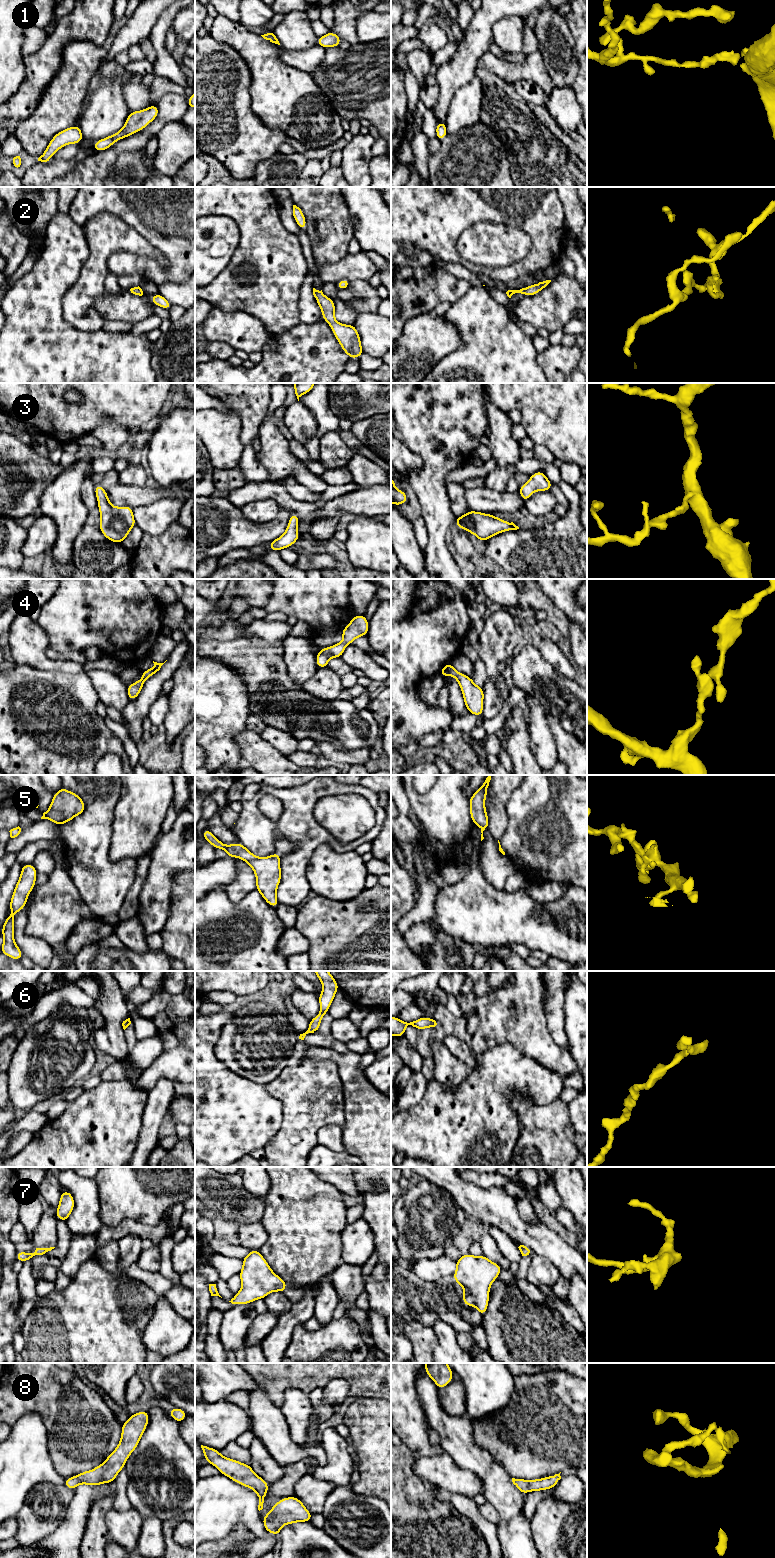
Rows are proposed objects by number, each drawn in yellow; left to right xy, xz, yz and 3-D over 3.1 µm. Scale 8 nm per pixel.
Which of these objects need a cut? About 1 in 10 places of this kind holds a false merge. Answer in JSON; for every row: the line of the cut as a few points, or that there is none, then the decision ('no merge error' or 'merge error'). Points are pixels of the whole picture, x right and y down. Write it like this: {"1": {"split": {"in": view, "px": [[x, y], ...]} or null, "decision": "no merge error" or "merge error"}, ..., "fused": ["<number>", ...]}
{"1": {"split": null, "decision": "no merge error"}, "2": {"split": null, "decision": "no merge error"}, "3": {"split": null, "decision": "no merge error"}, "4": {"split": null, "decision": "no merge error"}, "5": {"split": null, "decision": "no merge error"}, "6": {"split": null, "decision": "no merge error"}, "7": {"split": null, "decision": "no merge error"}, "8": {"split": null, "decision": "no merge error"}, "fused": []}

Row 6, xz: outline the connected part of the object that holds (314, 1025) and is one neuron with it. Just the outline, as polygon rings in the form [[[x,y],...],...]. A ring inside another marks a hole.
[[[314,971],[318,979],[322,983],[322,993],[318,995],[320,1004],[320,1013],[316,1015],[312,1020],[309,1021],[308,1030],[300,1034],[299,1039],[304,1040],[308,1033],[318,1032],[320,1029],[320,1022],[322,1018],[327,1014],[331,1003],[336,995],[339,985],[334,977],[328,971]]]

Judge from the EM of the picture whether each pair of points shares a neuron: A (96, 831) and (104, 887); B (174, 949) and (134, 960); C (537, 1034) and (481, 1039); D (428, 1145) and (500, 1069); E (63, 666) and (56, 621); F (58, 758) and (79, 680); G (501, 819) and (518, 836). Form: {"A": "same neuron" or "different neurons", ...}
{"A": "same neuron", "B": "different neurons", "C": "same neuron", "D": "same neuron", "E": "different neurons", "F": "same neuron", "G": "different neurons"}

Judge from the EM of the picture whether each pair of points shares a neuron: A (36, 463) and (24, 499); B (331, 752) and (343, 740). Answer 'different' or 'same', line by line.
A: same
B: different

